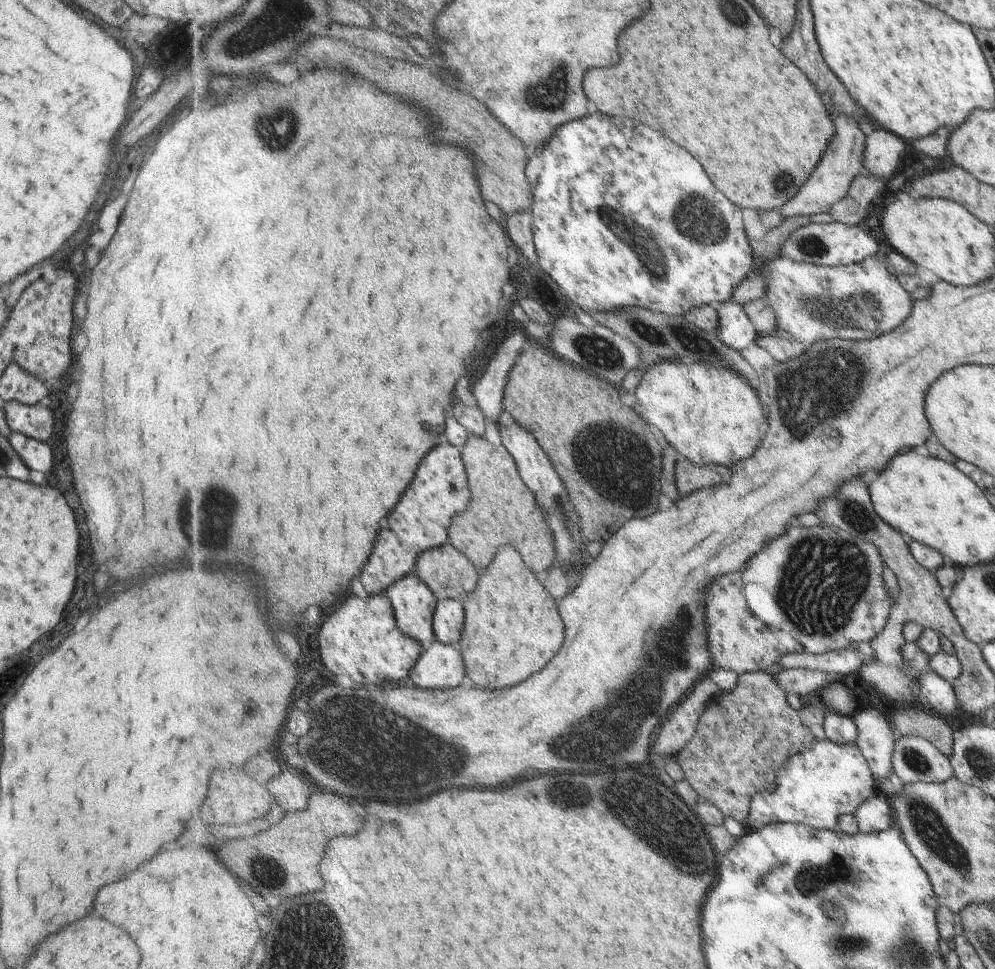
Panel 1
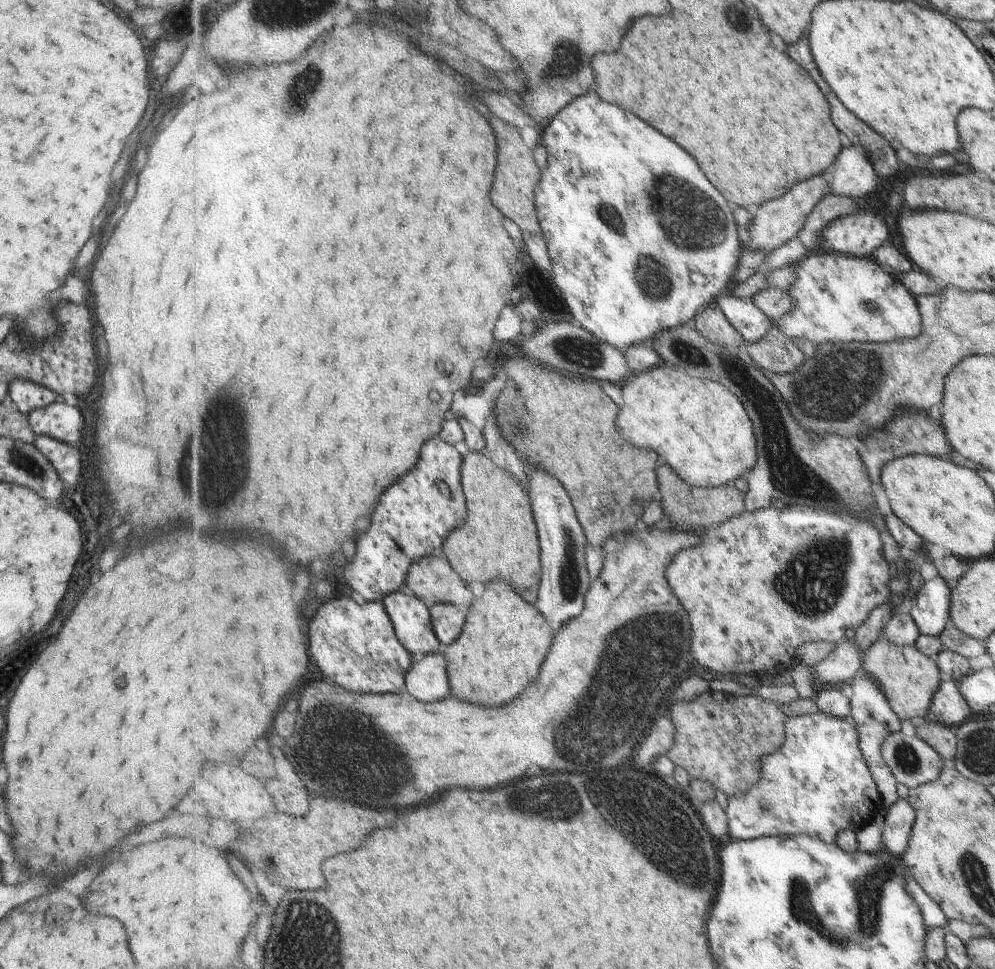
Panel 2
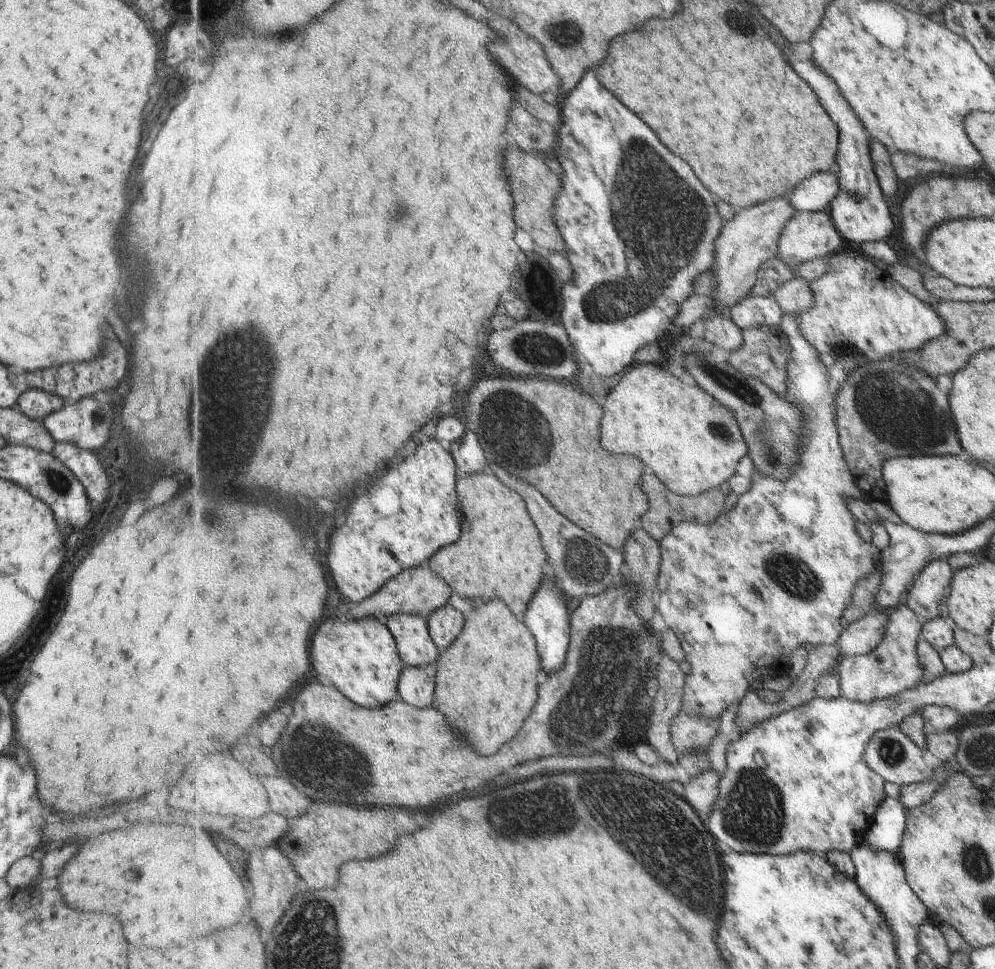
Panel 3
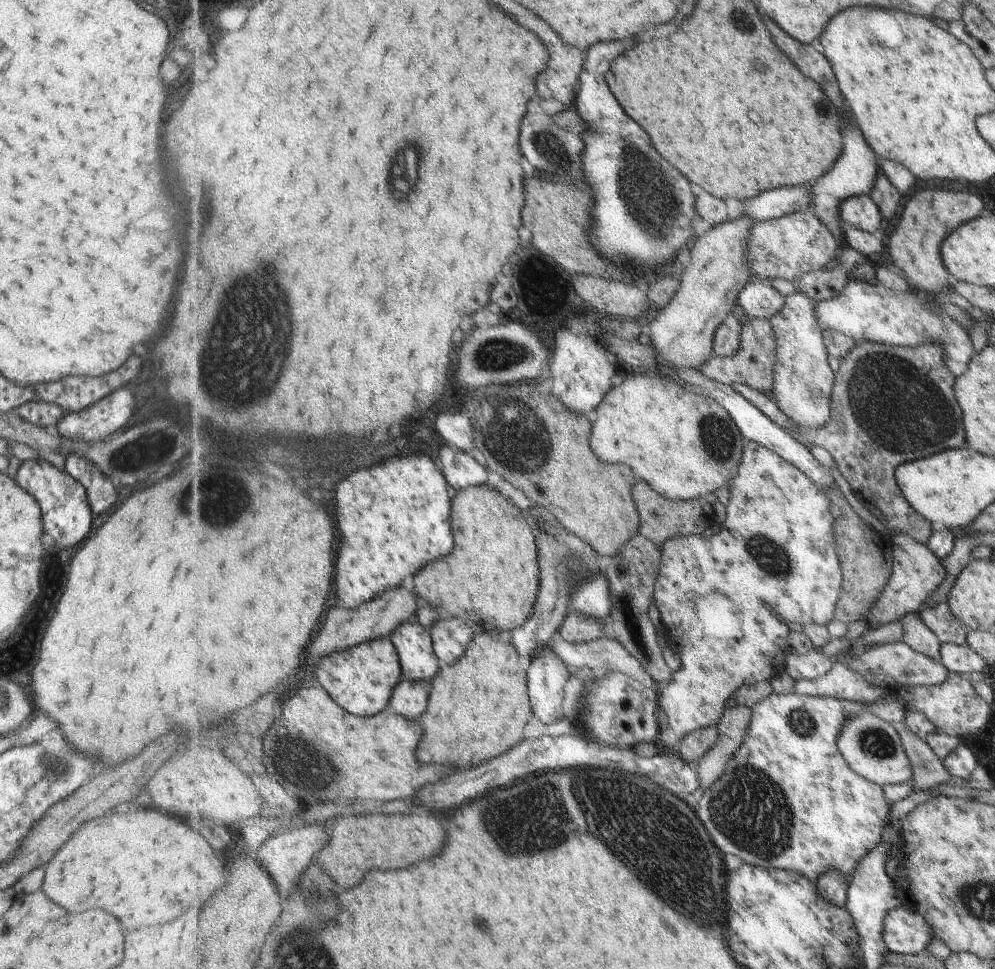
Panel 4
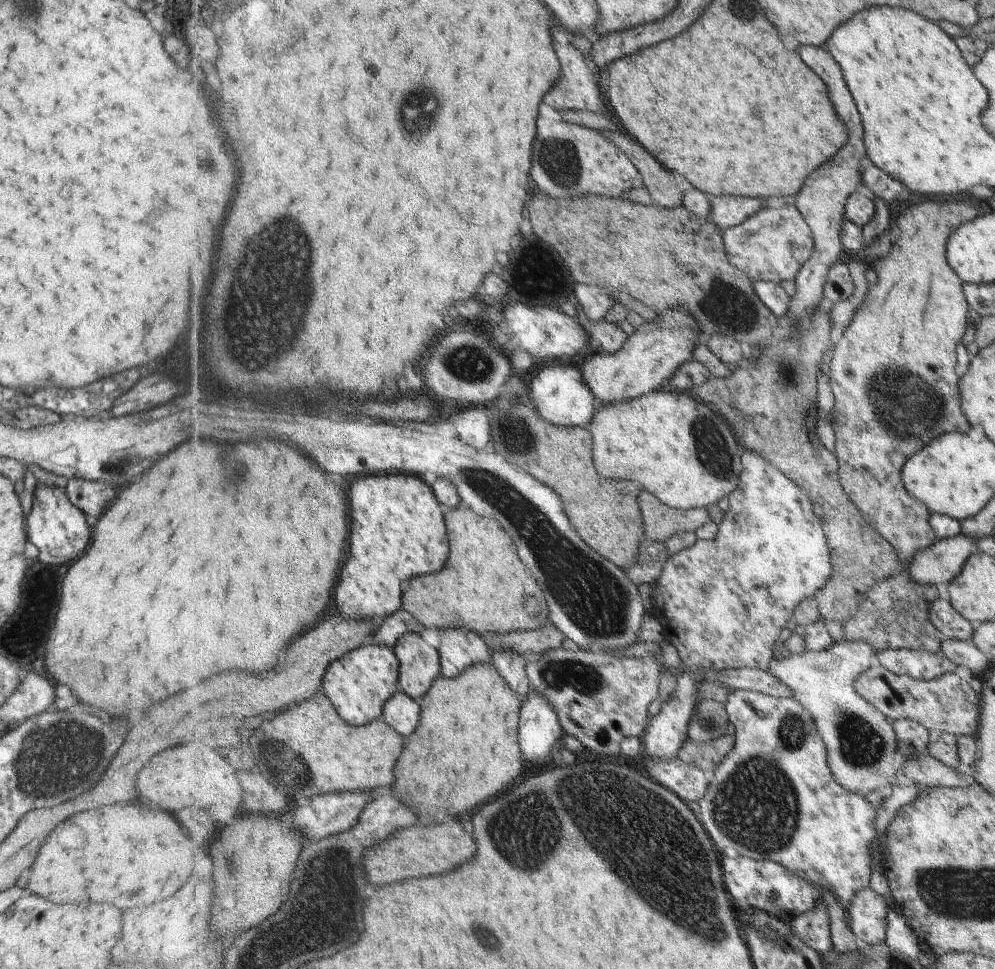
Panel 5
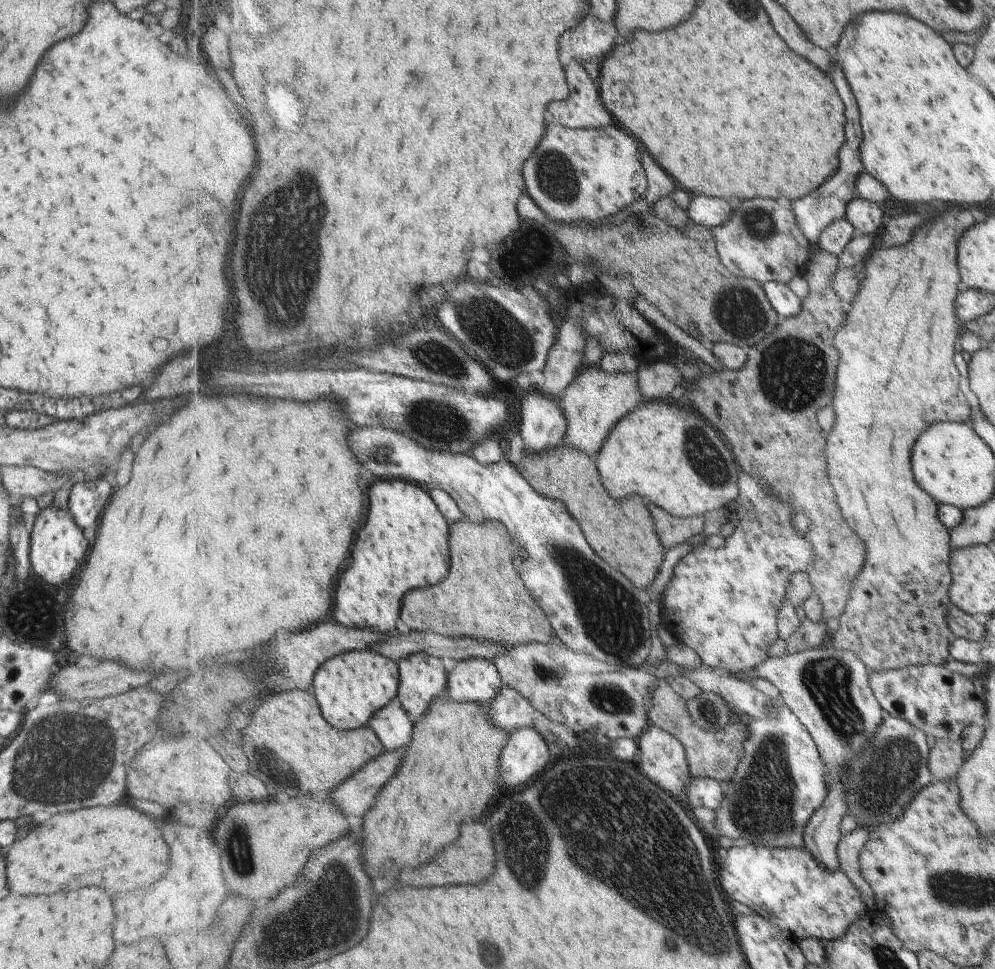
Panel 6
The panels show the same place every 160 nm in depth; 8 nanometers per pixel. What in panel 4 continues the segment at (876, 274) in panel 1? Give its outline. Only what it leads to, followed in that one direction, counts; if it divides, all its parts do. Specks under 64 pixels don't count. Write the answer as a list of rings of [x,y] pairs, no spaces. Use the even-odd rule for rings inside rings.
[[[854,276],[837,298],[819,302],[817,316],[823,330],[835,330],[839,334],[851,337],[854,342],[867,340],[889,346],[919,346],[927,342],[939,344],[939,348],[943,350],[943,362],[955,372],[955,376],[961,376],[967,370],[969,360],[975,354],[970,336],[937,306],[929,304],[927,300],[911,292],[897,294],[893,290],[883,288],[881,284],[865,282],[865,279],[857,280]],[[891,306],[893,314],[887,314]]]

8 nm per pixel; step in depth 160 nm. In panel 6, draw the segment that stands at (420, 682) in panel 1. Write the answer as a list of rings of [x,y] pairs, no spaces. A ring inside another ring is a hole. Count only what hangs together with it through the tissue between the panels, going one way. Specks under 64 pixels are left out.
[[[398,698],[393,699],[386,707],[375,714],[368,726],[375,729],[386,750],[399,750],[411,744],[413,738],[413,720],[404,709]]]

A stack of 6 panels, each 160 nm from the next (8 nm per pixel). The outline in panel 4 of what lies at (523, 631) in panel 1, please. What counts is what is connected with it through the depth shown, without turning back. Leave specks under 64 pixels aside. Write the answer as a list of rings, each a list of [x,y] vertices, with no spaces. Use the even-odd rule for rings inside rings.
[[[495,629],[483,631],[475,631],[474,639],[469,643],[466,653],[454,663],[447,665],[446,667],[440,667],[439,672],[436,674],[433,681],[431,681],[431,692],[425,716],[423,716],[423,728],[427,728],[427,740],[423,740],[423,748],[419,748],[419,760],[431,764],[431,762],[441,762],[441,764],[451,764],[451,766],[459,766],[461,762],[465,764],[475,764],[475,762],[483,762],[483,760],[489,760],[497,754],[503,754],[507,752],[509,748],[517,746],[519,743],[523,742],[525,736],[525,726],[531,722],[533,718],[534,706],[532,705],[530,699],[530,690],[529,690],[529,680],[528,680],[528,665],[526,664],[525,659],[520,655],[519,649],[516,647],[516,644],[511,640],[511,634],[505,632],[498,632]]]

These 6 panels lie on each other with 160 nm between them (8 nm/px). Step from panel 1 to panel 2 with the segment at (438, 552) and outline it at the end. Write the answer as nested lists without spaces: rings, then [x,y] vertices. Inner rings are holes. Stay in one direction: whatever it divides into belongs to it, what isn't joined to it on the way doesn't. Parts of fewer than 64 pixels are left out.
[[[443,552],[415,561],[405,588],[411,589],[429,607],[439,603],[472,604],[475,600],[467,580],[457,574]]]

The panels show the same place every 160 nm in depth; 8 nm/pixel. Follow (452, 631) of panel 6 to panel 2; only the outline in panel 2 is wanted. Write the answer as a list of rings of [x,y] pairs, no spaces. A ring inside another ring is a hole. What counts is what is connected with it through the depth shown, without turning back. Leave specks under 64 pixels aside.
[[[469,450],[463,457],[462,485],[469,502],[469,518],[463,528],[455,528],[451,536],[447,536],[445,554],[449,556],[450,565],[459,570],[465,580],[490,583],[499,578],[513,583],[519,589],[537,589],[542,581],[542,547],[528,487],[509,469],[492,461],[487,452]]]

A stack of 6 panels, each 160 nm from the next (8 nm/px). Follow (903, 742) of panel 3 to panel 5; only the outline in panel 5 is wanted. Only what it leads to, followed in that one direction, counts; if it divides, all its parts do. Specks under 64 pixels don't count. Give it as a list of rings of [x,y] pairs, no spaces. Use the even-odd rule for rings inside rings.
[[[857,639],[843,643],[835,642],[829,650],[790,655],[787,659],[776,660],[776,664],[772,665],[770,670],[793,689],[793,697],[814,714],[820,735],[826,742],[828,762],[832,771],[835,770],[836,779],[847,790],[863,794],[887,784],[893,786],[892,781],[898,771],[898,740],[892,722],[855,692],[855,677],[869,668],[875,658],[874,648],[866,640]]]

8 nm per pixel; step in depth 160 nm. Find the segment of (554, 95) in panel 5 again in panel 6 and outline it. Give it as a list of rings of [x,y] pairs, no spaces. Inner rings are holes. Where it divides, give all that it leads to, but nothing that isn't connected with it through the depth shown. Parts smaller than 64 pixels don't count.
[[[574,58],[565,68],[569,96],[551,104],[555,120],[572,129],[608,127],[613,122],[611,111],[604,105],[598,80],[587,74],[583,64]]]

